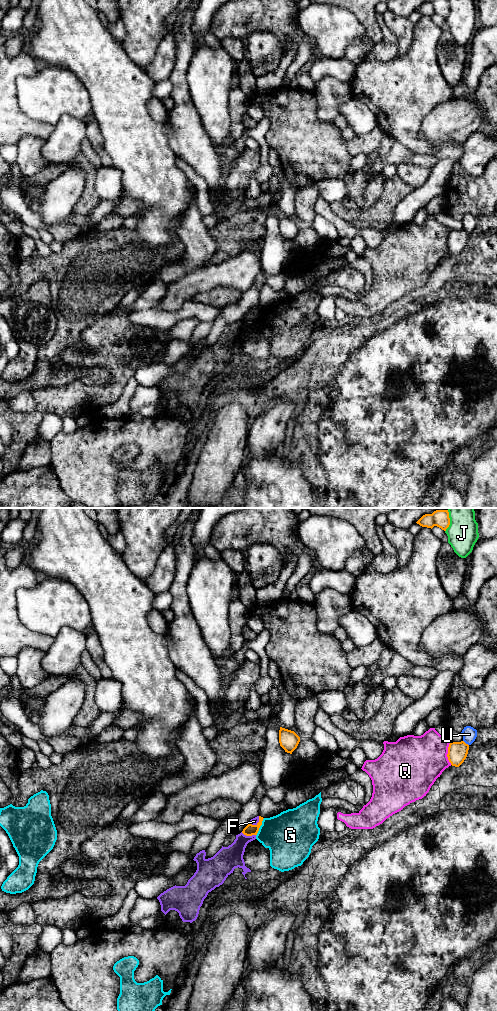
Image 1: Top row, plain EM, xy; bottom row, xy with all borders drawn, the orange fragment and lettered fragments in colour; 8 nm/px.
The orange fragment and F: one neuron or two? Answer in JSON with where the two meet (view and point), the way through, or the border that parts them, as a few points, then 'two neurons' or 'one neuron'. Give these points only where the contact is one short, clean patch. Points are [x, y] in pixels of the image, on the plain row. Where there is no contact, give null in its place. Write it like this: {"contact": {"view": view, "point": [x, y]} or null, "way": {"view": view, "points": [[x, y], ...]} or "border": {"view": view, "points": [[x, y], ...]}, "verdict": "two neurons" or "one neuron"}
{"contact": {"view": "xy", "point": [257, 311]}, "verdict": "two neurons"}

